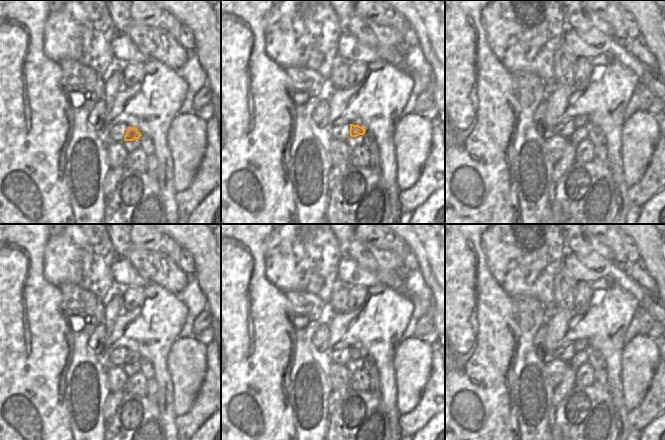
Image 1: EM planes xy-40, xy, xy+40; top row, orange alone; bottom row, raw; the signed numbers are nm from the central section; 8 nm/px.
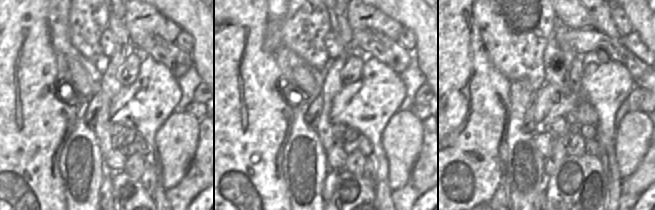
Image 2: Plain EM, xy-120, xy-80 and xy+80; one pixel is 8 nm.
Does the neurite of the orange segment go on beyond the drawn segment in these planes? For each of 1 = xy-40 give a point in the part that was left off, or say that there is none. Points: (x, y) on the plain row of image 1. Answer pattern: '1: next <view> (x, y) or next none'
1: next none

